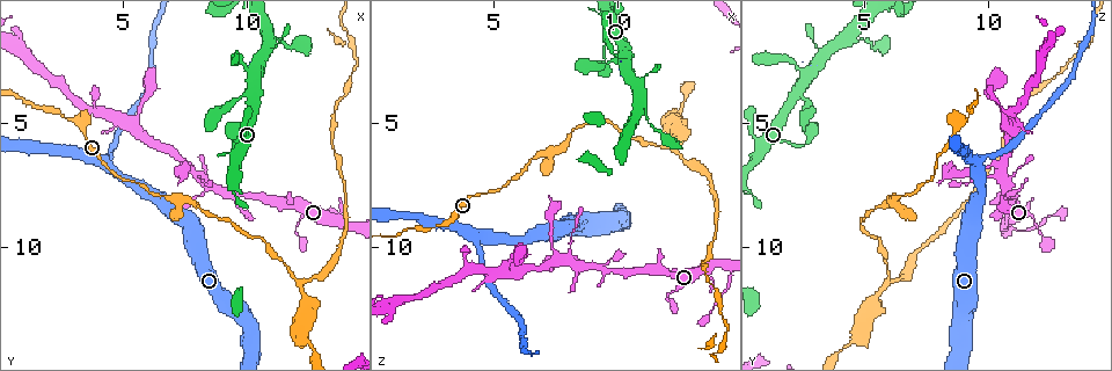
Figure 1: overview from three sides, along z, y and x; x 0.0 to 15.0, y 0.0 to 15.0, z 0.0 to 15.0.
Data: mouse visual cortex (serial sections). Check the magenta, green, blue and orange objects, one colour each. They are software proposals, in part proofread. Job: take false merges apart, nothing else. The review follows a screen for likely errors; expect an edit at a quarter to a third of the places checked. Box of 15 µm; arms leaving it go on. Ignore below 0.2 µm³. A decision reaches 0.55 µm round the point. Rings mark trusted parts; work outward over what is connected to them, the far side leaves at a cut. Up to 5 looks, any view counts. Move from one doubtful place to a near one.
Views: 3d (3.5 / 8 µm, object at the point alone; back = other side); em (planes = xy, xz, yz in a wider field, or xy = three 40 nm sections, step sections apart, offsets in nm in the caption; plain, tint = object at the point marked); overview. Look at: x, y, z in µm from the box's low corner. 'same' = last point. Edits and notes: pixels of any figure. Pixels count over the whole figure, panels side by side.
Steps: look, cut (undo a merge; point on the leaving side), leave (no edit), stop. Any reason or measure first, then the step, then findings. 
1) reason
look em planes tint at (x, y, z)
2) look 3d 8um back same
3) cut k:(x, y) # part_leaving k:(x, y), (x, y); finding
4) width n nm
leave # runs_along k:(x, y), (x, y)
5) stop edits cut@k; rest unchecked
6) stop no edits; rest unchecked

look 3d 3.5um at (4.3, 6.4, 9.7)

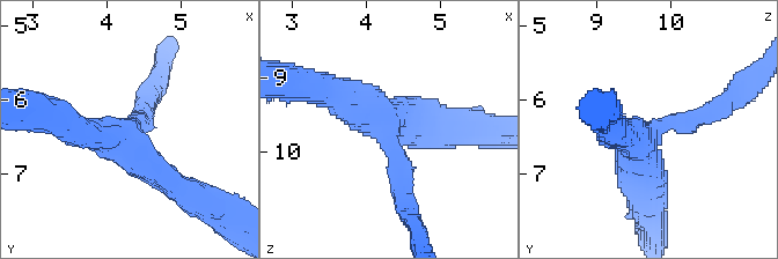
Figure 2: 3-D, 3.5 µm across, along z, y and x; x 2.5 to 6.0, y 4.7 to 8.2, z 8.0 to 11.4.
arms 3; arm_widths 250, 400, 400 nm; now the EM
look em xy step 3 tint at (4.20, 6.45, 9.80)

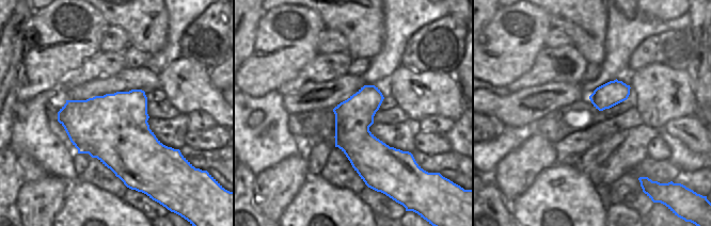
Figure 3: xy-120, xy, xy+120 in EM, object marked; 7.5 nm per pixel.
cut it another way
look em xy step 5 tint same

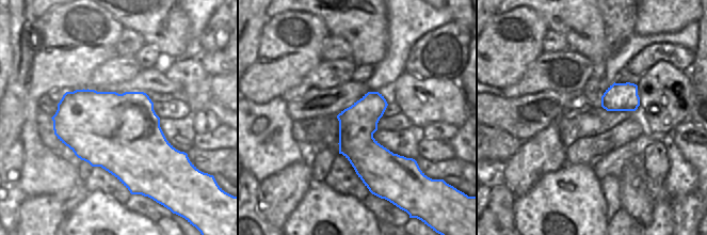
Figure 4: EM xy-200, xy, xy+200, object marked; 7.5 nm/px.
leave # runs_along 2:(185, 193), (125, 143), (61, 119); one cell here

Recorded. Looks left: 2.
sharp bend
look 3d 3.5um at (12.1, 11.5, 6.0)

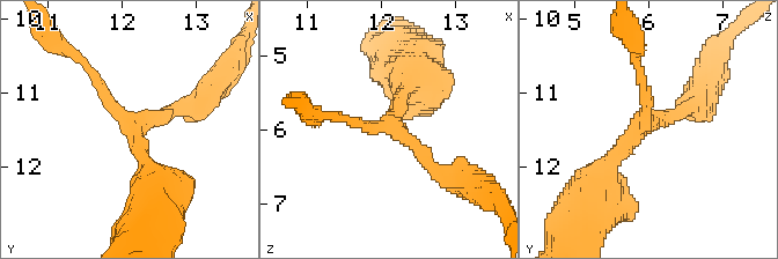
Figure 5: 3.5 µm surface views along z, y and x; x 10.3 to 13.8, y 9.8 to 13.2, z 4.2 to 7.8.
arms 3; arm_widths 150, 200, 200 nm; shape alone is not enough
look em planes tint at (12.15, 11.40, 5.95)

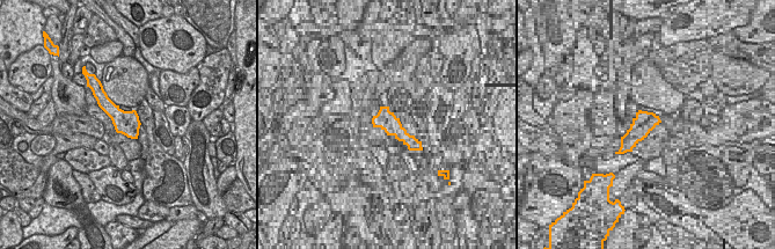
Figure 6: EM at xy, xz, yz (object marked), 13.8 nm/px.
leave # runs_along 5:(81, 61), (131, 121), (152, 182); continuous, no second cell

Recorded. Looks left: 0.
stop no edits; rest unchecked

